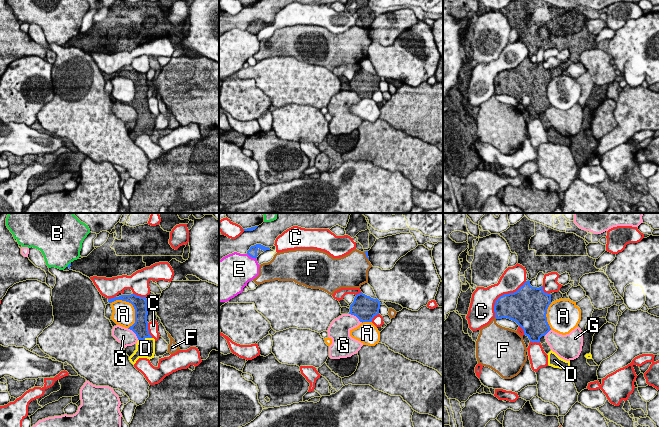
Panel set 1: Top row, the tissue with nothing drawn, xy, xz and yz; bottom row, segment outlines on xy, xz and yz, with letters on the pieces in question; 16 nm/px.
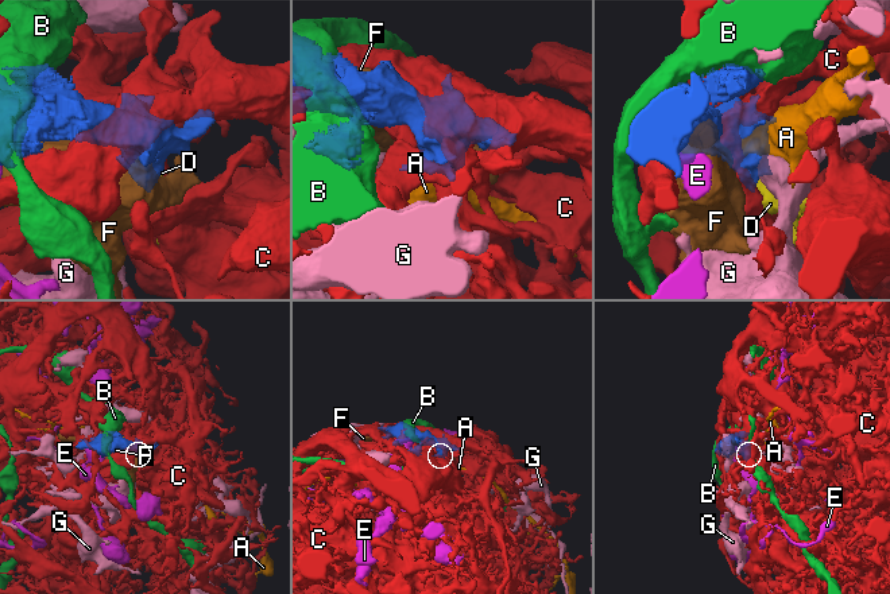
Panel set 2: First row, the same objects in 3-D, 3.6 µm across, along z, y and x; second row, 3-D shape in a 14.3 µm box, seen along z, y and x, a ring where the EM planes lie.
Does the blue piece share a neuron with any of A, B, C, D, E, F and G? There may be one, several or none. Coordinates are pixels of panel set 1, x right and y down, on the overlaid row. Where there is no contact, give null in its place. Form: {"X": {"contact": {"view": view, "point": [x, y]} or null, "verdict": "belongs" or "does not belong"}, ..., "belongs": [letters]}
{"A": {"contact": {"view": "xy", "point": [133, 306]}, "verdict": "does not belong"}, "B": {"contact": {"view": "xy", "point": [69, 264]}, "verdict": "does not belong"}, "C": {"contact": {"view": "yz", "point": [502, 295]}, "verdict": "does not belong"}, "D": {"contact": {"view": "xy", "point": [144, 338]}, "verdict": "belongs"}, "E": {"contact": {"view": "xz", "point": [251, 256]}, "verdict": "does not belong"}, "F": {"contact": {"view": "xz", "point": [366, 256]}, "verdict": "does not belong"}, "G": {"contact": {"view": "xz", "point": [356, 316]}, "verdict": "does not belong"}, "belongs": ["D"]}

